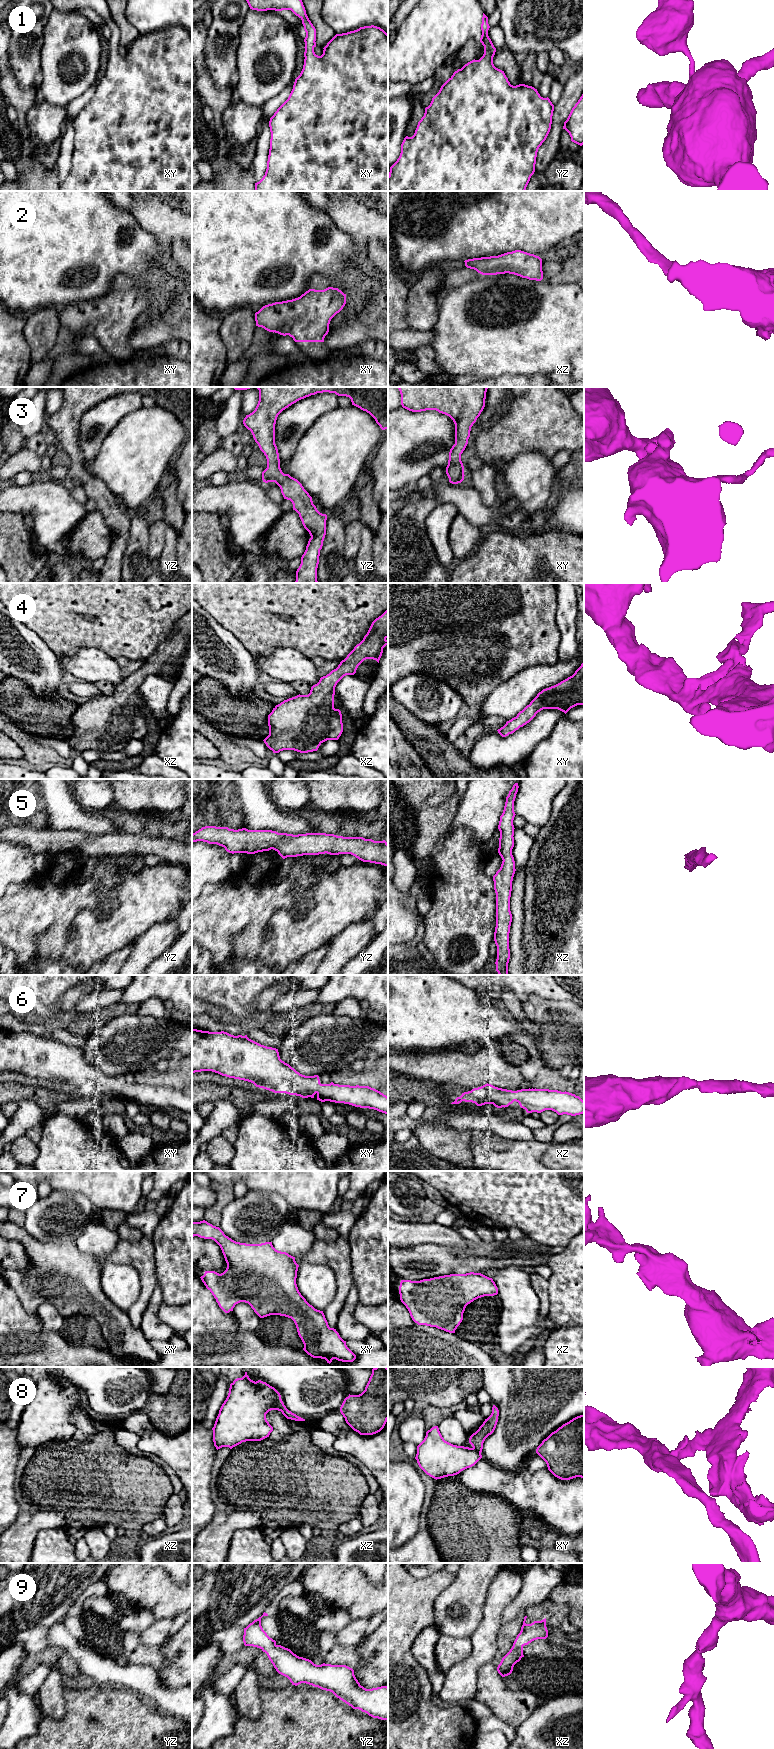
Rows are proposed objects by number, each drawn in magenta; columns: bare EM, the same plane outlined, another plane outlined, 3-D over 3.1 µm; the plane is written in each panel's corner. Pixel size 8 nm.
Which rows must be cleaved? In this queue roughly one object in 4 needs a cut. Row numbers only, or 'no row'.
no row

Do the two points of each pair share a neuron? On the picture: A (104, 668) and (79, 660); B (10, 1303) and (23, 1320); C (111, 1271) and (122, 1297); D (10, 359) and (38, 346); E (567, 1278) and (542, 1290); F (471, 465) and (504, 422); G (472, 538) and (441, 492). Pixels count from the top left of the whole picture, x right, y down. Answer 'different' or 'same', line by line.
A: same
B: same
C: same
D: different
E: different
F: different
G: different

